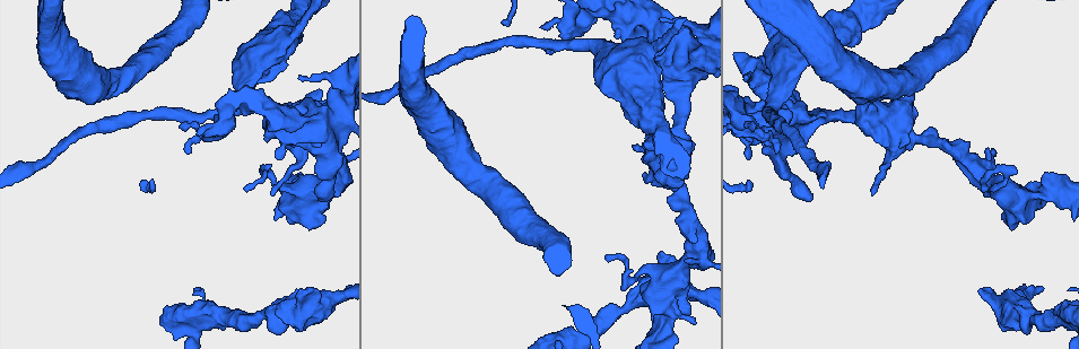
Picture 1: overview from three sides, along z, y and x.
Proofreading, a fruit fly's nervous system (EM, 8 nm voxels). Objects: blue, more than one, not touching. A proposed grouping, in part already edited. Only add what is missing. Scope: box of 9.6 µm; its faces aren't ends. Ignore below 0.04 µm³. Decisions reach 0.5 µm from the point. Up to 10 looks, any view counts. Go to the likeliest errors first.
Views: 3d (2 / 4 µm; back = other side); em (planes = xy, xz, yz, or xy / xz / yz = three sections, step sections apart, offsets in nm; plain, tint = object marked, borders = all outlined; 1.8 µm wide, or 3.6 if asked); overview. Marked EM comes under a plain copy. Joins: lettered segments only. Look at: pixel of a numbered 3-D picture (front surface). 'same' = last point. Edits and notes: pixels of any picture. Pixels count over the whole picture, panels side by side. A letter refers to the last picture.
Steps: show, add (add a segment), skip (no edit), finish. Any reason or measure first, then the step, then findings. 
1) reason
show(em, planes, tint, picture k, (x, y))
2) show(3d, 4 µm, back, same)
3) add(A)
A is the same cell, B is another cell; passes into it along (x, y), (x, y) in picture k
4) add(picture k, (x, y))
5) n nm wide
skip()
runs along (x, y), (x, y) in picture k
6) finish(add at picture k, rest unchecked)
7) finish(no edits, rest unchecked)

free end
show(3d, 2 µm, picture 1, (314, 291))

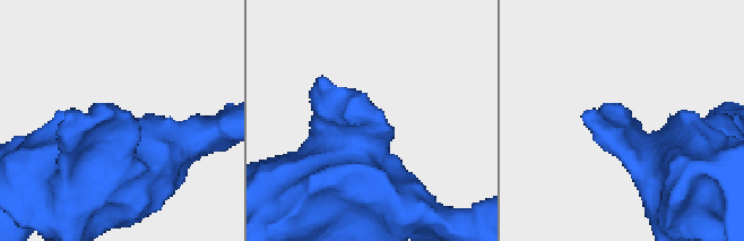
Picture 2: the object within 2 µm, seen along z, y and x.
shape alone is not enough
show(em, xy, step 16, tint, picture 2, (598, 109))

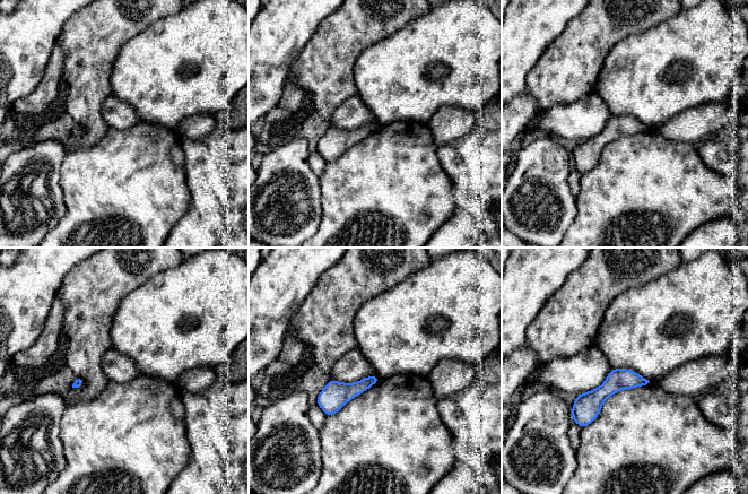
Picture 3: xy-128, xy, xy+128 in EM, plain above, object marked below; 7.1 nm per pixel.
show(em, planes, borders, same)

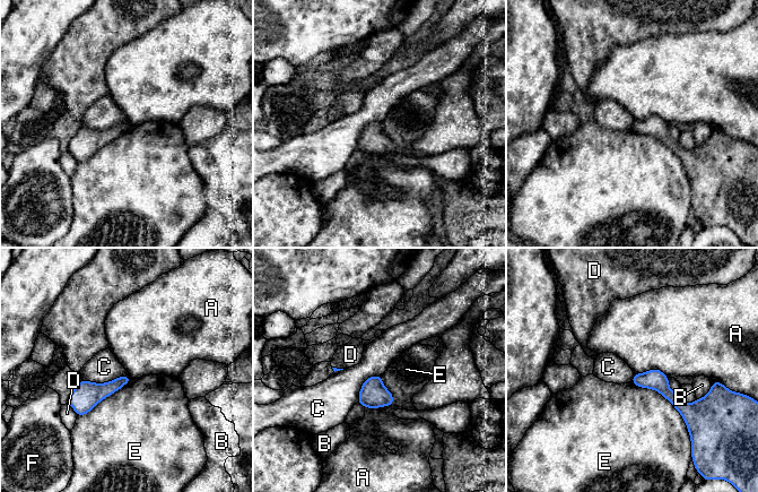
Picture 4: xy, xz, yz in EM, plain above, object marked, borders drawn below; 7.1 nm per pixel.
skip()
A, B, C, D, E and F are other cells; runs along (636, 376), (654, 380), (690, 410) in picture 4; no lettered segment goes on from it

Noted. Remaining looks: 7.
branch stops here
show(em, 3.6 µm, planes, borders, picture 1, (754, 126))

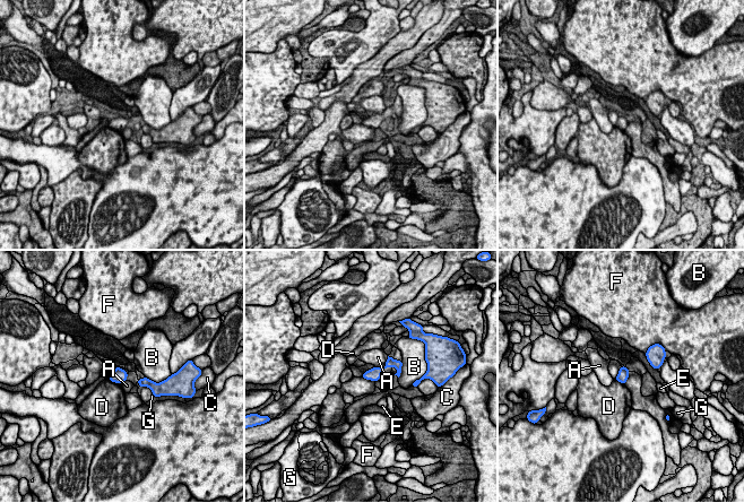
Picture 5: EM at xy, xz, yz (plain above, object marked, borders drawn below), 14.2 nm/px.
160 nm wide
skip()
A, B, C, D, E, F and G are other cells; runs along (399, 363), (389, 363), (366, 375) in picture 5; no lettered segment goes on from it

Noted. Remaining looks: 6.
thick end
show(3d, 4 µm, picture 1, (748, 156))

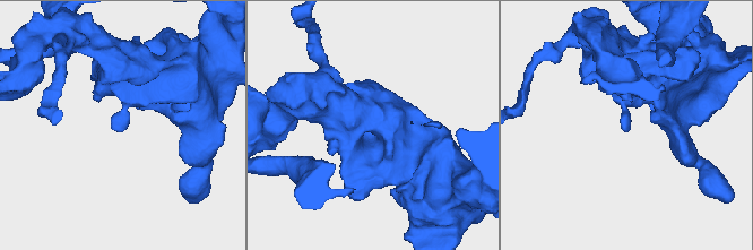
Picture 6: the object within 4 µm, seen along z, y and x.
show(em, planes, borders, picture 6, (624, 130))

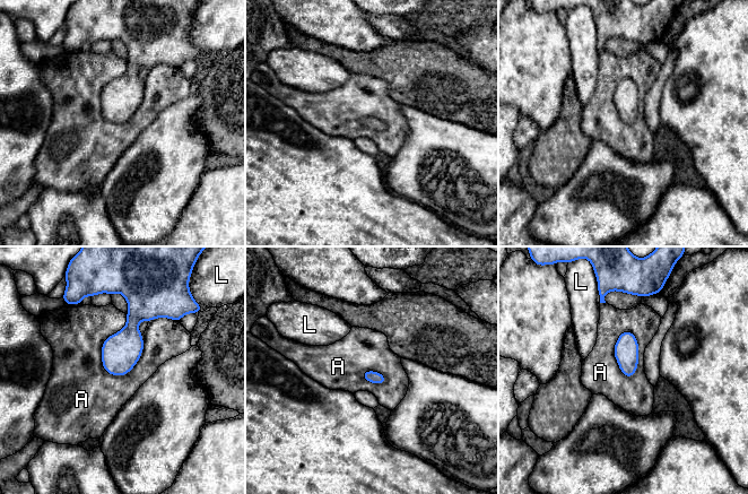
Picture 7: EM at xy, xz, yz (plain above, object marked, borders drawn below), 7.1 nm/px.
A touches over 460 nm
skip()
A and L are other cells; border along (127, 314), (102, 345), (115, 376) in picture 7; none of them fits

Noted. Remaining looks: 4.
calibre changes
show(em, 3.6 µm, planes, tint, picture 1, (800, 64))

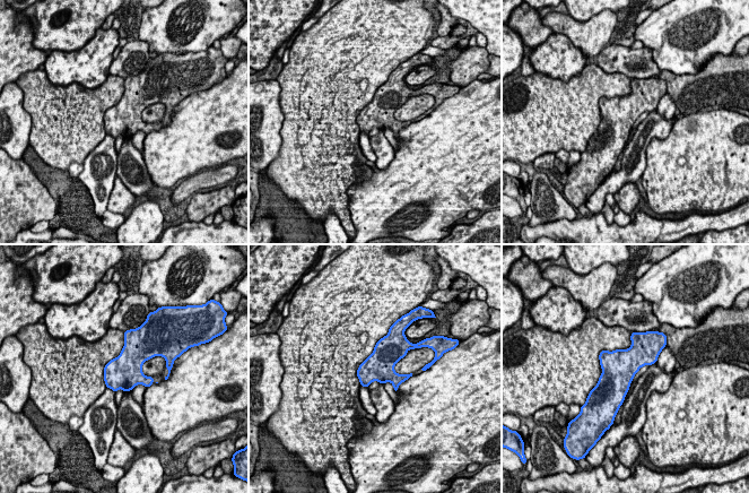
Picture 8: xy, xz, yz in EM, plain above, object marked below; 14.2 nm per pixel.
see the neighbours
show(em, 3.6 µm, planes, borders, same)

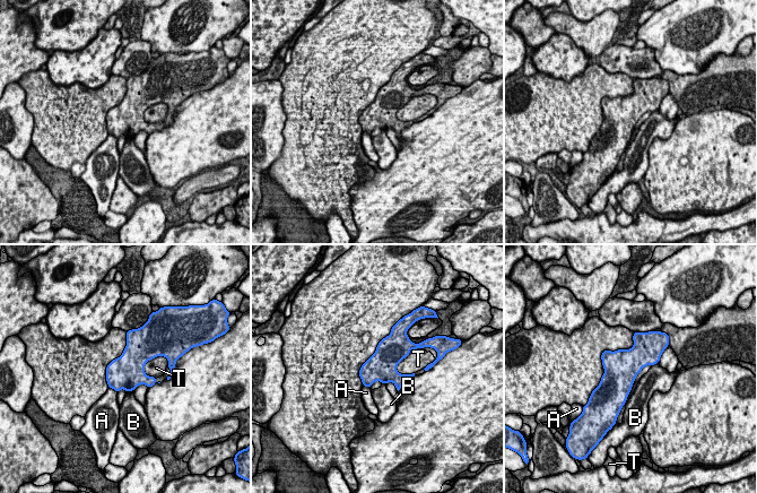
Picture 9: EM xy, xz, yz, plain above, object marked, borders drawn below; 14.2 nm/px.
skip()
A, B and T are other cells; border along (658, 362), (651, 366) in picture 9; none of them fits

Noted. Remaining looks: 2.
finish(no edits, rest unchecked)

